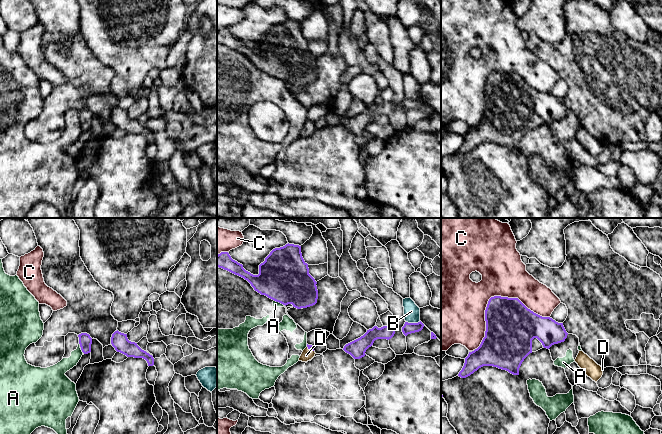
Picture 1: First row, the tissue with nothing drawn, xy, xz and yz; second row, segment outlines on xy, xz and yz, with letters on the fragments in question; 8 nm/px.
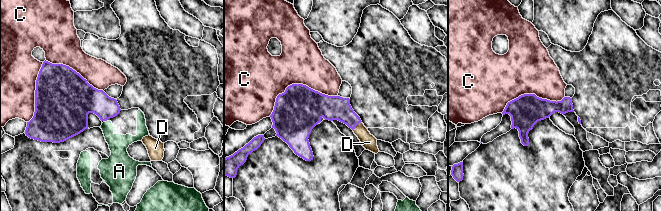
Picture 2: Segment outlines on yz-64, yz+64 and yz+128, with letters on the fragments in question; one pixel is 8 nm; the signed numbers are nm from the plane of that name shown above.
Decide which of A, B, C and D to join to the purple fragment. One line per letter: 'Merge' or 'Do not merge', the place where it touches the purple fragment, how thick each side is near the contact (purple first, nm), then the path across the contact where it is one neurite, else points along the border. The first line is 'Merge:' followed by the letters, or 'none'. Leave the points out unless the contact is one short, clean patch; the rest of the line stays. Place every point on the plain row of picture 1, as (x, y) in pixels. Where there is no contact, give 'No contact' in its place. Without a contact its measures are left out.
Merge: D
A: Do not merge. Touches purple at xy (81, 125). Thickness 110 nm (purple) against 120 nm
B: Do not merge. Touches purple at xz (413, 99). Thickness 90 nm (purple) against 130 nm. Boundary: xz (420, 97), (406, 98)
C: Do not merge. Touches purple at yz (494, 72). Thickness 380 nm (purple) against 360 nm
D: Merge. Touches purple at xz (310, 126). Thickness 50 nm (purple) against 90 nm. Path across: xz (310, 123), (310, 126), (306, 131)

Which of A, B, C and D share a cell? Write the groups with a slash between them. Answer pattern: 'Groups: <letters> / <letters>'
Groups: A / B / C / D

